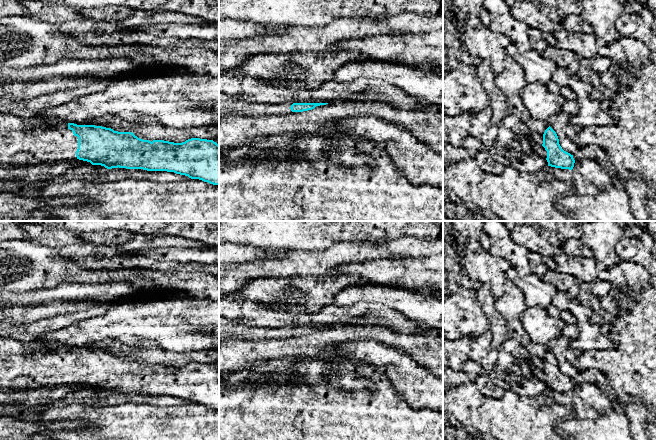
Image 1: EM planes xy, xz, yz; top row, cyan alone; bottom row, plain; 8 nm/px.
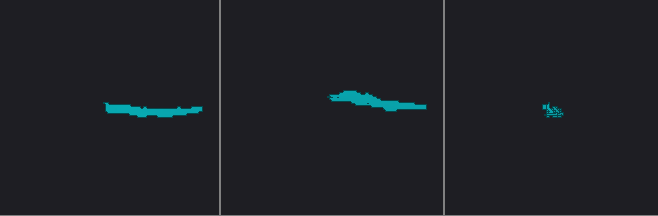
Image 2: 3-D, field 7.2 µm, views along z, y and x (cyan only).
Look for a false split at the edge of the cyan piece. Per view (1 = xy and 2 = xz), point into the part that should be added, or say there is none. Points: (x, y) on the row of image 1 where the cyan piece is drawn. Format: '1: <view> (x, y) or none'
1: xy (31, 141)
2: xz (227, 104)

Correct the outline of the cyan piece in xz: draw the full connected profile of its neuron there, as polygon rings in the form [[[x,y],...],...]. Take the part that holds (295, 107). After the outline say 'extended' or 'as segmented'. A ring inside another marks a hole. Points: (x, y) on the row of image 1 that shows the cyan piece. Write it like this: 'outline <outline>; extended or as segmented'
outline [[[219,93],[219,117],[230,113],[238,115],[279,115],[292,112],[303,112],[314,109],[316,106],[328,103],[257,103],[236,99],[224,93]]]; extended

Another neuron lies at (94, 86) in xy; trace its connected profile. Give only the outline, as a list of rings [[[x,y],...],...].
[[[107,80],[91,81],[87,86],[74,90],[58,91],[24,101],[2,98],[0,99],[0,113],[11,114],[22,119],[37,117],[47,109],[66,104],[80,96],[104,91],[108,84]]]

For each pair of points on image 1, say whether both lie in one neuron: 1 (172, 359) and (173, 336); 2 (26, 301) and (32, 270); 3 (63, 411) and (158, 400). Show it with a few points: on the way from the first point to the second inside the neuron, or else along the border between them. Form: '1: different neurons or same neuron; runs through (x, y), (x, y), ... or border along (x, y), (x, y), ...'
1: different neurons; border along (150, 341), (167, 350), (178, 352), (196, 350)
2: different neurons; border along (51, 287), (16, 291), (13, 293)
3: different neurons; border along (144, 404), (121, 403), (99, 405)

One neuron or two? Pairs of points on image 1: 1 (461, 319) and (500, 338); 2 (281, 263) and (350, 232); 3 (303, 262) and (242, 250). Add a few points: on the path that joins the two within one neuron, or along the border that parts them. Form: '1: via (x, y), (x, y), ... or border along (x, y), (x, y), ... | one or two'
1: border along (480, 308), (488, 321), (489, 330) | two
2: border along (331, 245), (316, 250), (291, 250) | two
3: border along (291, 250), (284, 256), (262, 256), (252, 260) | two

